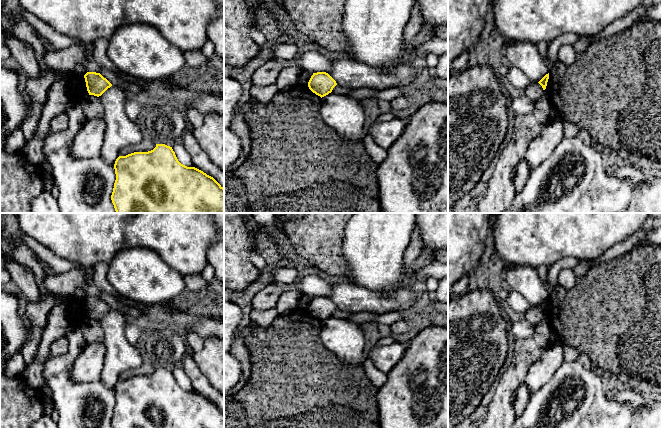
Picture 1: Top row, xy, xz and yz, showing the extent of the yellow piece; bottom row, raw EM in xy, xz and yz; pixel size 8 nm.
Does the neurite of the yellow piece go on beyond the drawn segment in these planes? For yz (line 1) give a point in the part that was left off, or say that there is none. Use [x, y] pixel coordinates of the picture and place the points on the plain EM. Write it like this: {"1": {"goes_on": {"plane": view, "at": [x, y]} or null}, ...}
{"1": {"goes_on": null}}

